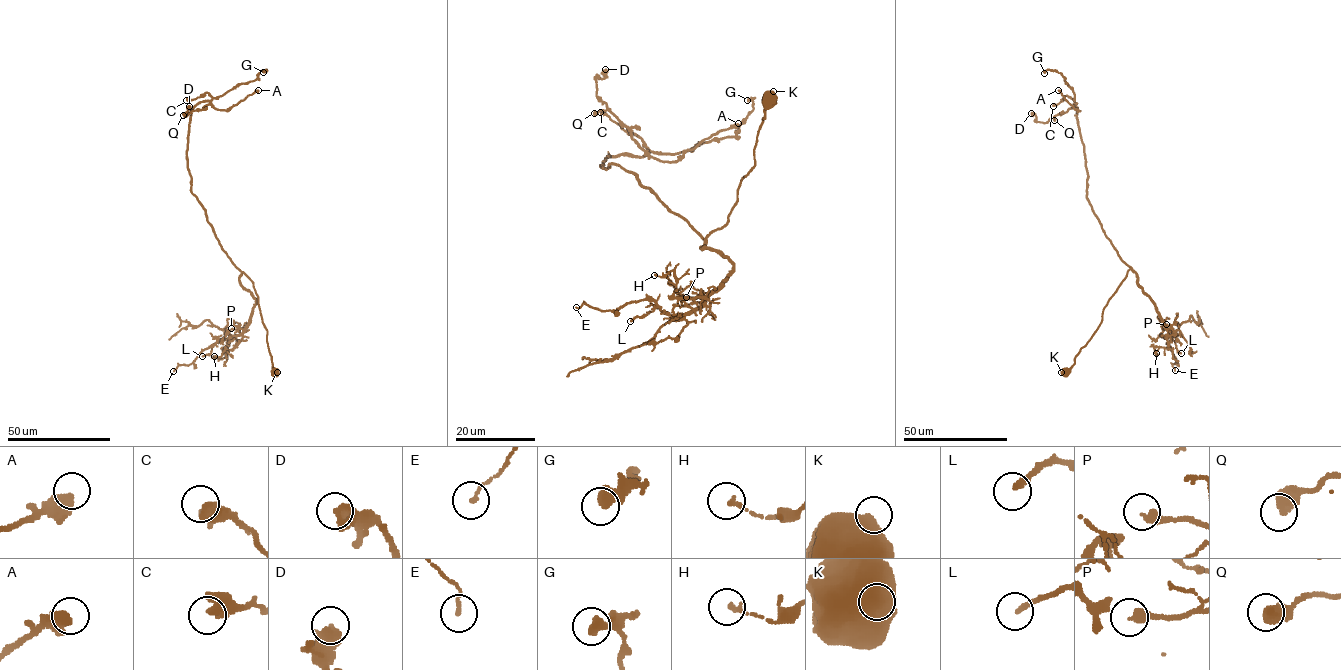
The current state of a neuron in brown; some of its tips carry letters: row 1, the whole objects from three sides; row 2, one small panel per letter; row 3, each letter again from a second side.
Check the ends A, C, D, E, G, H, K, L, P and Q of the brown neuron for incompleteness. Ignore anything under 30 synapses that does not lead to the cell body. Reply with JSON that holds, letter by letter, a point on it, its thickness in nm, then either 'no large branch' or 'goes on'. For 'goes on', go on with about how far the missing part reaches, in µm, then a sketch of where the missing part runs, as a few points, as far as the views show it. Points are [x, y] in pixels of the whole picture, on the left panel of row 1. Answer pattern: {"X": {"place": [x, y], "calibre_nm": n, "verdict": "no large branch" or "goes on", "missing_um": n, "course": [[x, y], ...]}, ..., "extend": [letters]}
{"A": {"place": [258, 90], "calibre_nm": 480, "verdict": "goes on", "missing_um": 20, "course": [[258, 90], [268, 80], [274, 77], [279, 80], [276, 81]]}, "C": {"place": [186, 100], "calibre_nm": 500, "verdict": "no large branch"}, "D": {"place": [189, 106], "calibre_nm": 500, "verdict": "no large branch"}, "E": {"place": [173, 371], "calibre_nm": 150, "verdict": "no large branch"}, "G": {"place": [263, 72], "calibre_nm": 420, "verdict": "no large branch"}, "H": {"place": [214, 356], "calibre_nm": 170, "verdict": "no large branch"}, "K": {"place": [277, 372], "calibre_nm": 900, "verdict": "no large branch"}, "L": {"place": [202, 356], "calibre_nm": 200, "verdict": "no large branch"}, "P": {"place": [231, 328], "calibre_nm": 280, "verdict": "no large branch"}, "Q": {"place": [183, 115], "calibre_nm": 500, "verdict": "no large branch"}, "extend": ["A"]}

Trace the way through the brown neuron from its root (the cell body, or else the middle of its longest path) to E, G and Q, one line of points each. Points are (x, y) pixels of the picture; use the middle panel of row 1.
E: (650, 190), (705, 239), (702, 248), (729, 260), (731, 272), (677, 316), (648, 300), (576, 307)
G: (650, 190), (617, 165), (600, 165), (609, 155), (676, 153), (734, 136), (753, 108), (747, 100)
Q: (650, 190), (617, 165), (600, 166), (609, 155), (642, 156), (645, 151), (609, 111), (594, 113)

